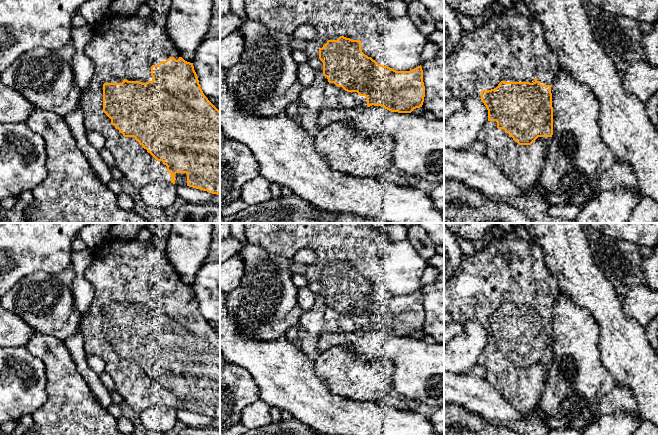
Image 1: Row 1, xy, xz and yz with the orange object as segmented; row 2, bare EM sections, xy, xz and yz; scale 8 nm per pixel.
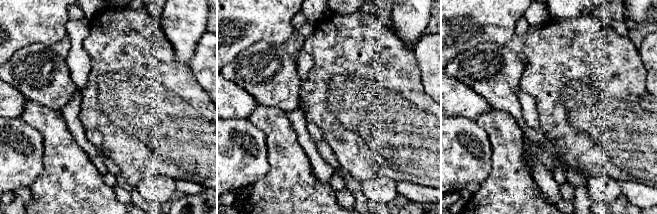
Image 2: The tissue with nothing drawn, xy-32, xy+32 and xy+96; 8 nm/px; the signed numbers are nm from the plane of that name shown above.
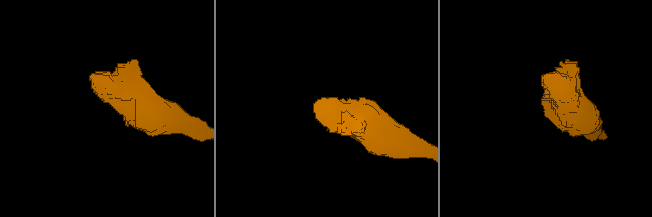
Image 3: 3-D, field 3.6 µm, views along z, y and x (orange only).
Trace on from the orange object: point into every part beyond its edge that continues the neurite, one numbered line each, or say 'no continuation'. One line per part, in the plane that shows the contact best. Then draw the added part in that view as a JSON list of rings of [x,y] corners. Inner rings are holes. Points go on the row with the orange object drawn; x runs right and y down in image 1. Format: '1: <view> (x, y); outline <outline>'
1: xy (121, 48); outline [[[110,13],[102,23],[98,24],[96,29],[94,30],[94,34],[92,39],[87,43],[87,45],[84,48],[85,55],[92,60],[94,64],[94,73],[90,80],[90,83],[88,87],[81,92],[80,96],[80,106],[82,108],[82,111],[84,113],[84,126],[86,130],[94,131],[99,133],[101,136],[105,139],[105,148],[109,150],[111,155],[114,158],[115,161],[115,167],[121,171],[124,178],[136,189],[141,189],[143,186],[145,186],[148,183],[154,182],[154,181],[166,181],[171,182],[171,174],[167,172],[167,166],[163,164],[162,161],[157,161],[150,153],[147,152],[146,149],[143,148],[142,145],[139,144],[138,141],[135,140],[134,137],[124,137],[122,133],[119,132],[118,129],[115,128],[114,125],[111,124],[111,119],[103,112],[103,84],[104,83],[122,83],[124,79],[128,81],[140,81],[142,83],[146,83],[148,81],[152,81],[153,78],[151,76],[151,66],[152,65],[158,65],[161,61],[166,61],[169,57],[174,57],[176,60],[179,59],[180,53],[178,49],[175,47],[174,42],[170,39],[166,29],[162,29],[153,19],[146,18],[146,17],[140,17],[137,14],[133,16],[128,17],[122,17],[122,16],[116,16],[113,13]]]

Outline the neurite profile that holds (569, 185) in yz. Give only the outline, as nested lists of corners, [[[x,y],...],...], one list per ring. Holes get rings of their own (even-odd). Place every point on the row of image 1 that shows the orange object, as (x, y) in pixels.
[[[560,69],[551,84],[553,135],[539,177],[542,187],[554,194],[572,198],[599,190],[602,173],[616,159],[601,138],[598,124],[600,105],[588,86],[578,84],[572,75]]]

